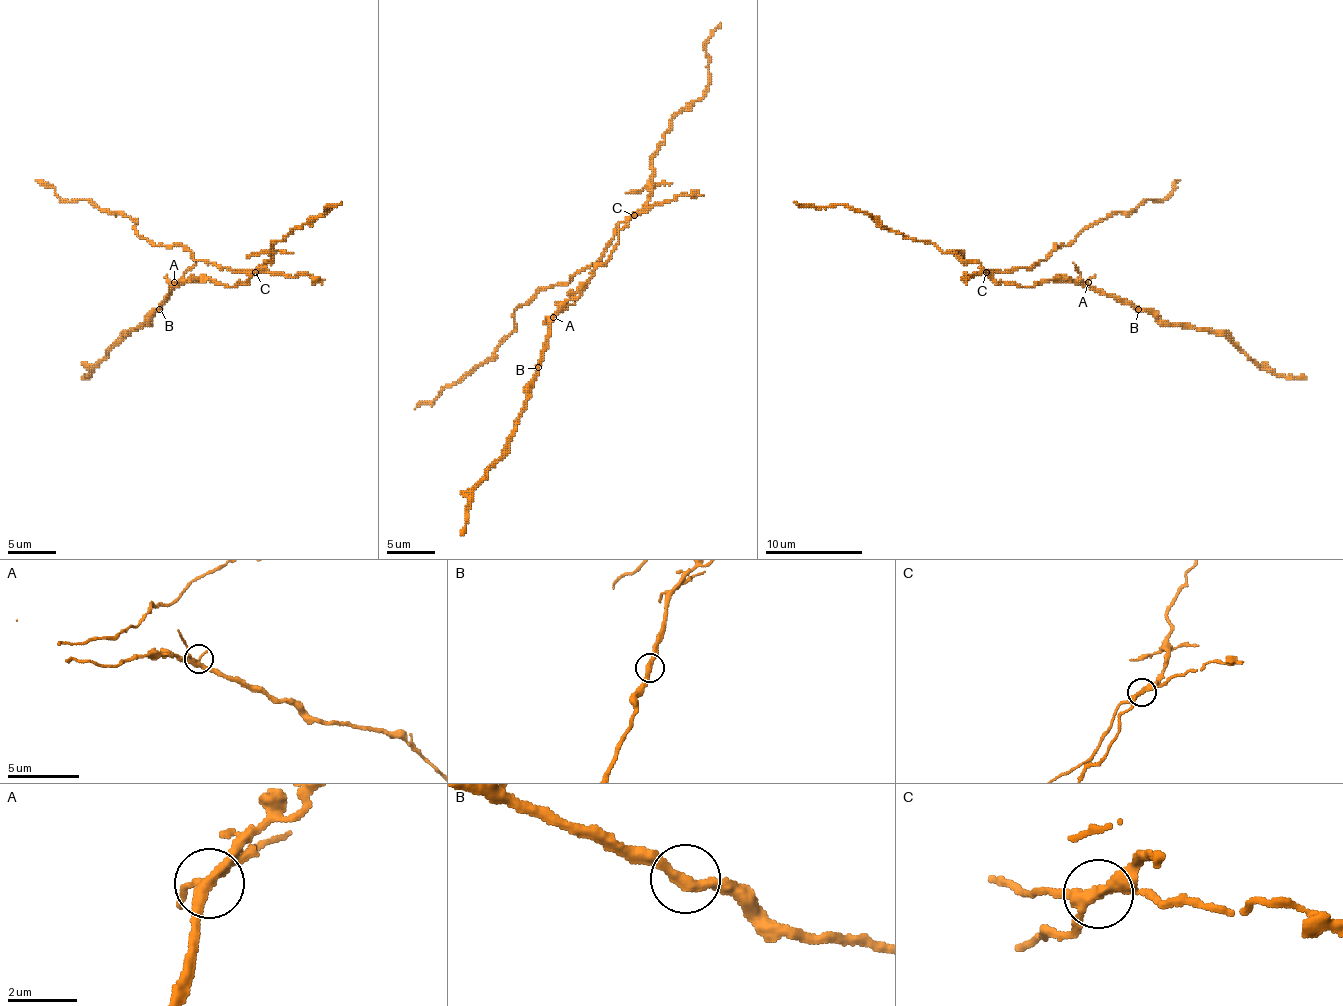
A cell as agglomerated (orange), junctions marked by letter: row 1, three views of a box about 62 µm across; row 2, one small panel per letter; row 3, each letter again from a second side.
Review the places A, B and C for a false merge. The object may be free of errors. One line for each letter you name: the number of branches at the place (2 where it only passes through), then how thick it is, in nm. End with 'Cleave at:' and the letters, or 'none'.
C: 3 | 320 nm
Cleave at: C

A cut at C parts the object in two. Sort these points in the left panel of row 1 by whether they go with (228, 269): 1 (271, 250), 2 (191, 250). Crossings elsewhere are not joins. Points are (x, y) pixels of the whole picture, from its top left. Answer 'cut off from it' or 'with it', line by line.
1: with it
2: with it

